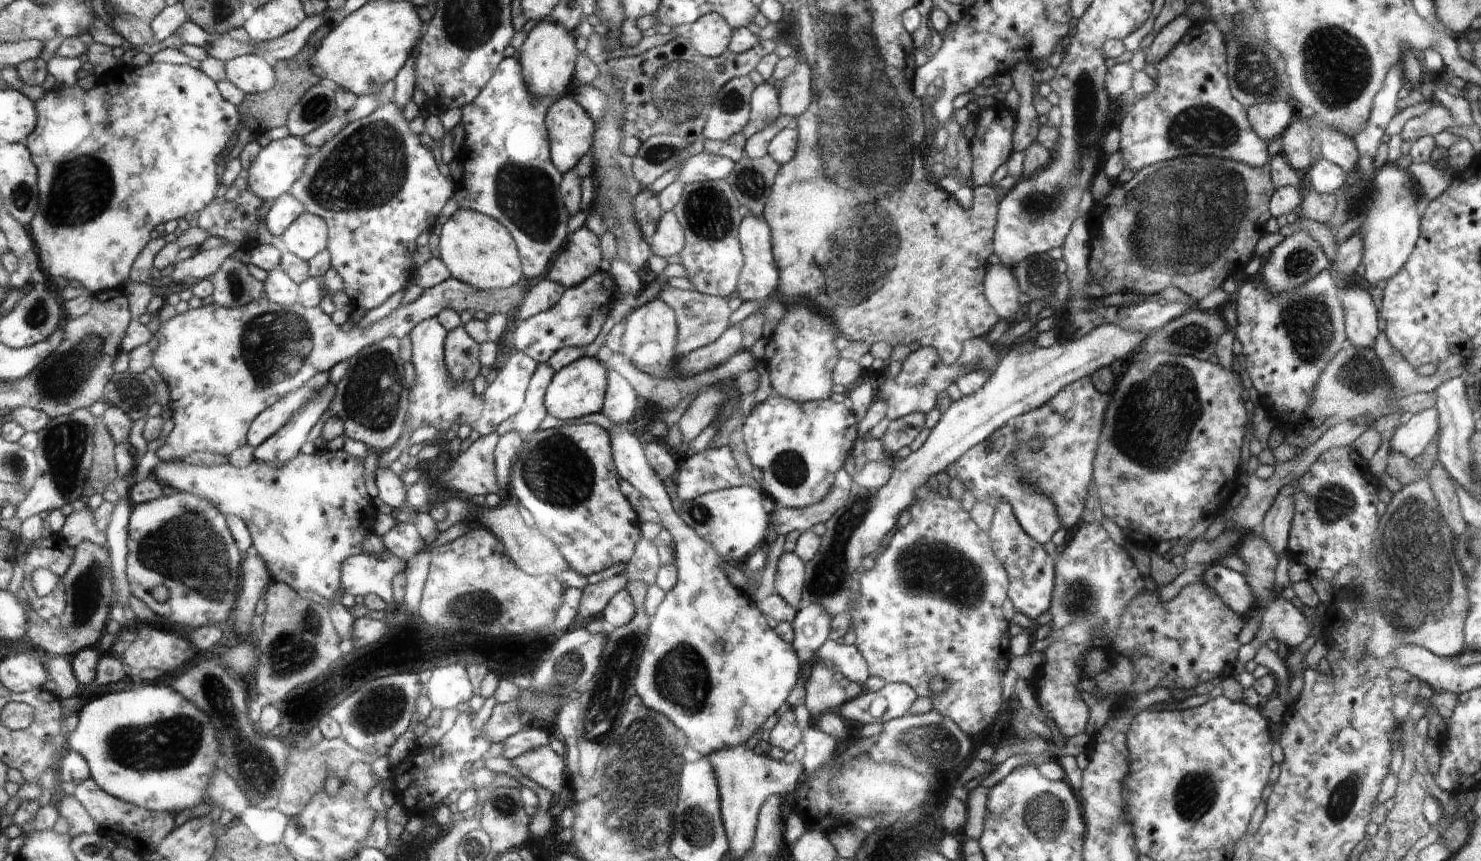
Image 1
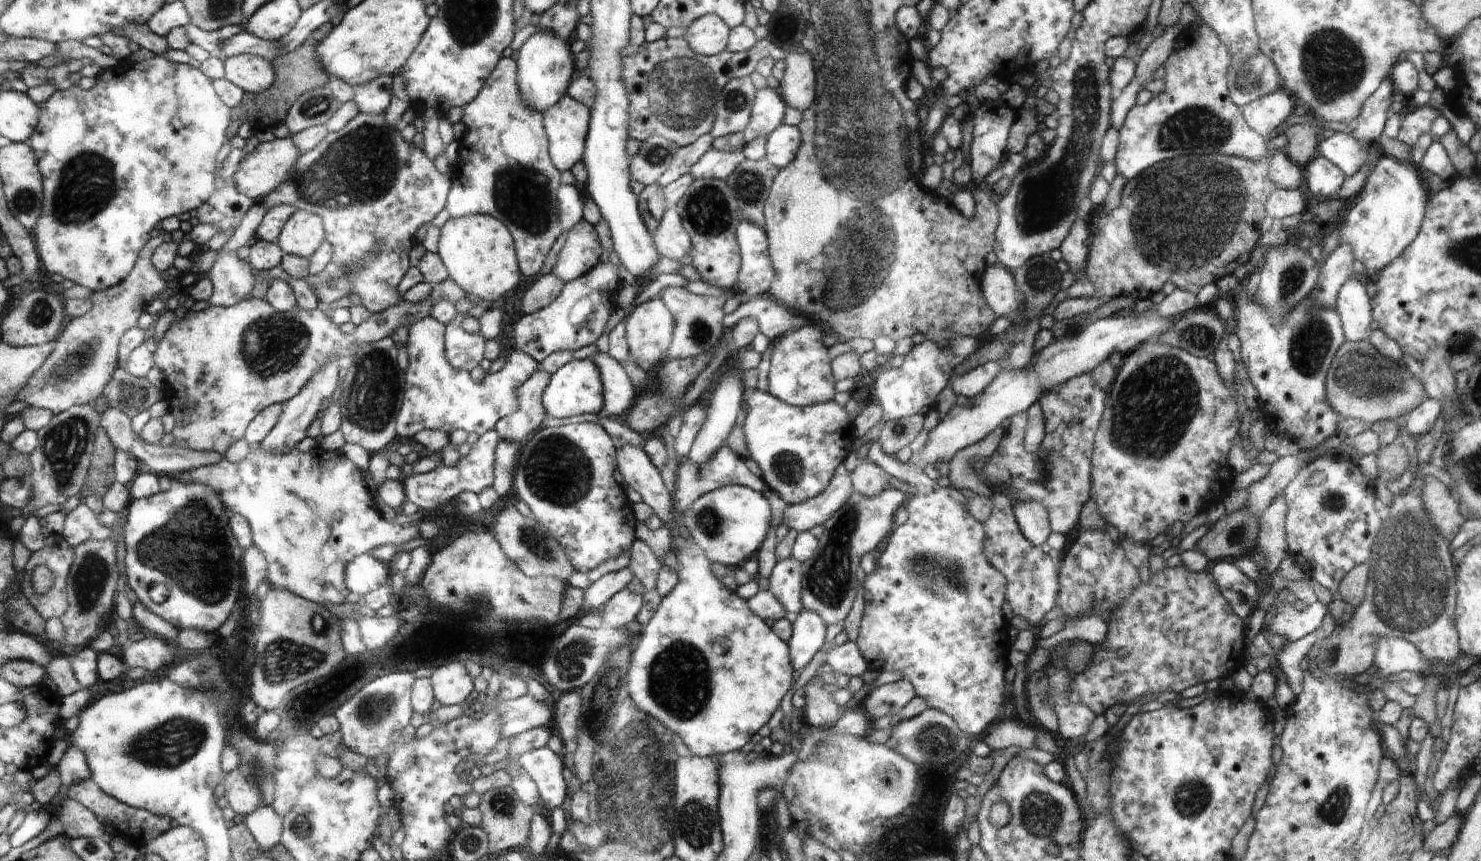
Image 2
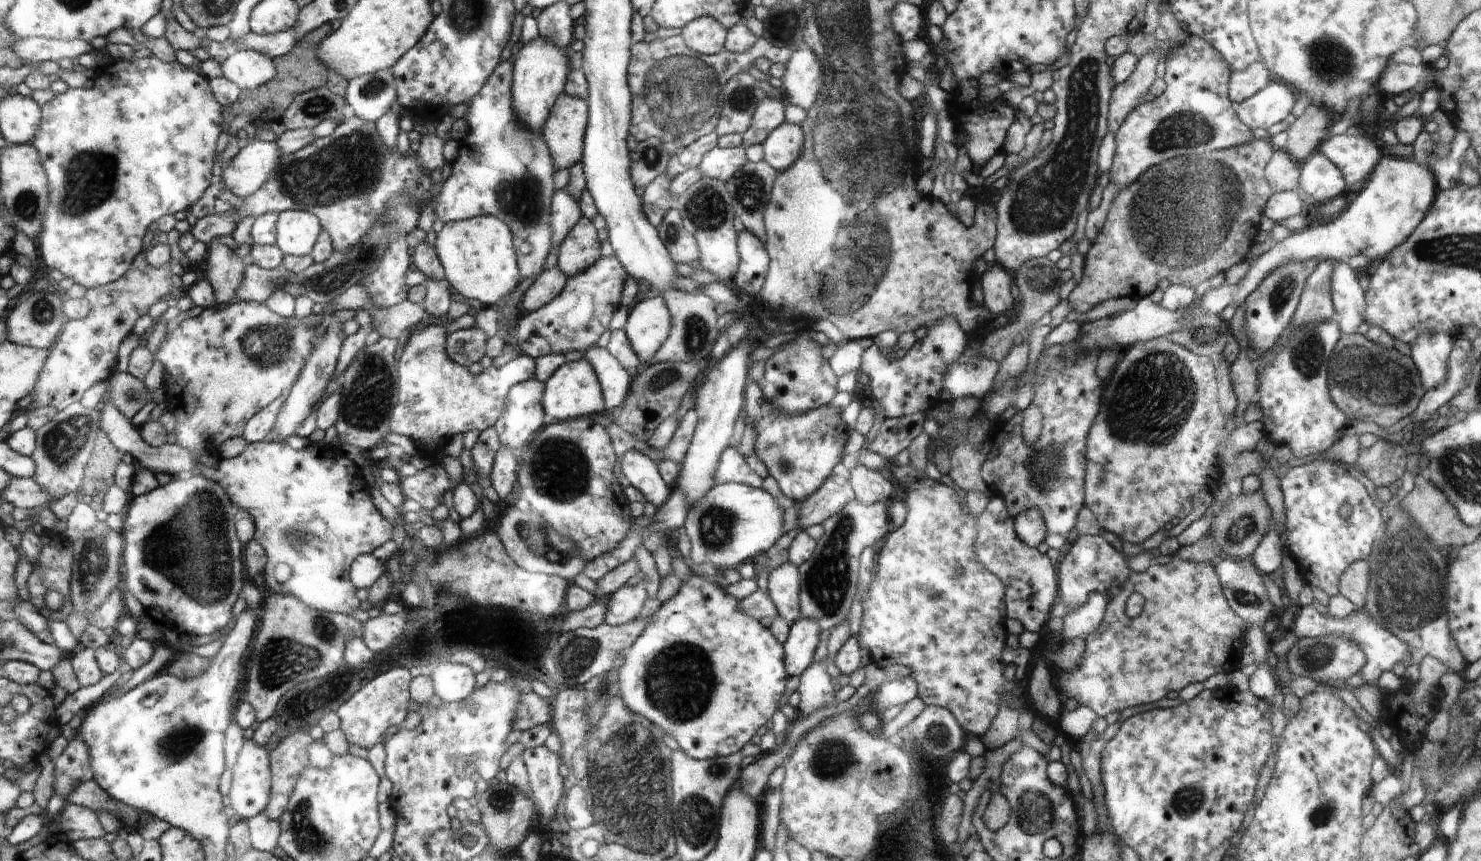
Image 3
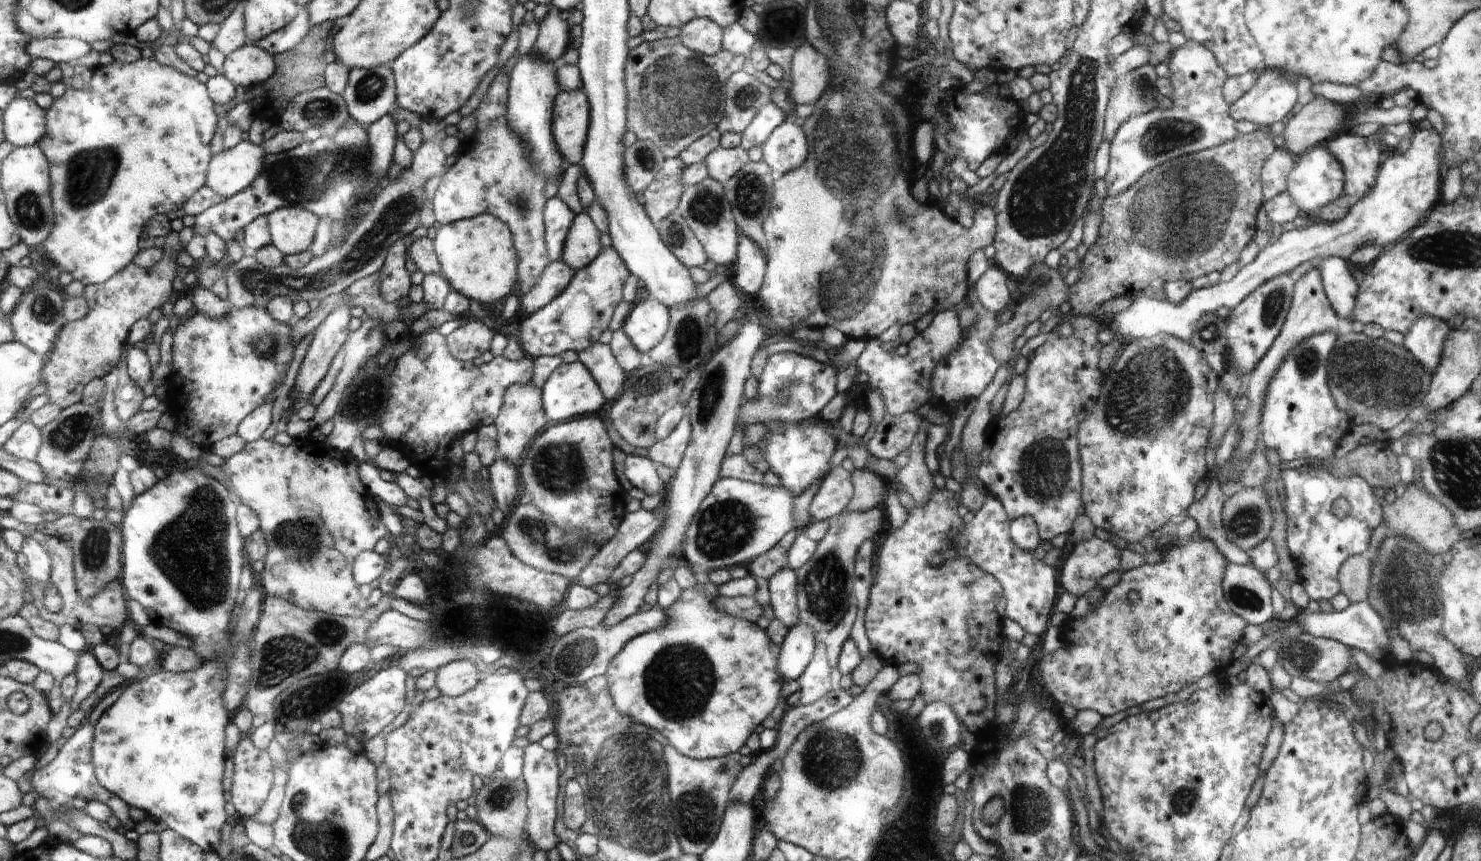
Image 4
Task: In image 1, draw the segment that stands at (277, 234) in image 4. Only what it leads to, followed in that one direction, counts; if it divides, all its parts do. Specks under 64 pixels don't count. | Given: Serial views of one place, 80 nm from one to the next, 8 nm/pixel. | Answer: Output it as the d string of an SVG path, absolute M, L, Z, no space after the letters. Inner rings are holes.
M309 212L301 215L281 234L282 250L297 254L306 262L328 248L329 227L325 219Z

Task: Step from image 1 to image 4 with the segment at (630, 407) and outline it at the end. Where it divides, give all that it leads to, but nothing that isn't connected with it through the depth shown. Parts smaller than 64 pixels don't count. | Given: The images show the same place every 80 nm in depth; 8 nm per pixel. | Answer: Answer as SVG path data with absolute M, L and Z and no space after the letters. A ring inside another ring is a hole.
M594 343L579 353L579 361L589 367L593 377L597 379L598 386L601 386L608 405L621 397L628 375L614 358L609 344Z

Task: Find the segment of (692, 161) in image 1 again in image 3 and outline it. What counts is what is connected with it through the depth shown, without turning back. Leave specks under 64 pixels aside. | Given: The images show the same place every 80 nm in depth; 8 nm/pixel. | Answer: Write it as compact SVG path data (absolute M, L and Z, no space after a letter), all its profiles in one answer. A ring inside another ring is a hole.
M716 145L704 154L697 169L704 177L726 182L746 161L744 147L724 148Z

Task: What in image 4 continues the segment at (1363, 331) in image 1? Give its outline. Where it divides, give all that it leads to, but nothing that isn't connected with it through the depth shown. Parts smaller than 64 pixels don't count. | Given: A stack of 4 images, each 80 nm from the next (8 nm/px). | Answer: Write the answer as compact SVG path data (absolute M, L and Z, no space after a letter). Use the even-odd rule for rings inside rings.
M1338 257L1312 261L1313 268L1321 272L1323 287L1338 317L1354 321L1359 285L1352 277L1353 266Z

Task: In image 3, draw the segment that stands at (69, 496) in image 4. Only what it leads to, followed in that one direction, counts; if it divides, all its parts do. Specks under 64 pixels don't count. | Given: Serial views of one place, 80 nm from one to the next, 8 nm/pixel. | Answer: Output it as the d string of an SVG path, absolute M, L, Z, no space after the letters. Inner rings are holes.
M12 477L2 492L2 500L11 502L14 507L32 510L50 504L52 496L34 477Z

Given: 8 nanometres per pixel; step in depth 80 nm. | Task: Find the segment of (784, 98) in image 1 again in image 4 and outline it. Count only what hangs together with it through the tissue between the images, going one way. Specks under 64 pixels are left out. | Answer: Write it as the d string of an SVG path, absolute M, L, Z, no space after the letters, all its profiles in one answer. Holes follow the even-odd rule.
M810 46L796 48L791 59L788 94L794 105L816 105L830 82L830 60Z

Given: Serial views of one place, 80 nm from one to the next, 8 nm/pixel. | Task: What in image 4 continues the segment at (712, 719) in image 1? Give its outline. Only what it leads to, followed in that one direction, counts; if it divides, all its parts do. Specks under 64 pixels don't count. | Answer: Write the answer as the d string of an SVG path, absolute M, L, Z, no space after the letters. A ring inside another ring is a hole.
M626 455L624 472L632 486L641 488L646 495L661 494L664 497L667 486L662 482L657 469L650 457ZM700 583L692 588L683 590L682 594L676 599L676 602L670 608L664 609L667 612L667 623L629 640L624 645L624 648L614 657L606 672L610 694L614 698L616 708L622 714L626 714L626 716L630 716L636 722L661 732L670 740L670 745L677 751L681 751L683 755L702 760L720 758L730 753L738 753L738 750L746 744L746 738L756 730L756 726L760 726L762 720L774 710L774 706L779 704L780 688L782 688L782 682L784 682L780 671L777 669L781 647L773 642L773 639L764 632L763 628L758 628L761 622L750 623L747 620L733 617L724 612L724 610L720 610L713 599L715 597L711 599L705 595L704 585Z

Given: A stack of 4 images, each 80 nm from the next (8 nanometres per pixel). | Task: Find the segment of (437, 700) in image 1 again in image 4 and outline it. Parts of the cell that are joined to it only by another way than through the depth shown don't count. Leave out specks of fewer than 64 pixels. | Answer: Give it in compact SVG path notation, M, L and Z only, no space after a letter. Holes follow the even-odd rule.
M460 659L436 670L435 686L442 695L459 697L474 688L482 678L476 664Z

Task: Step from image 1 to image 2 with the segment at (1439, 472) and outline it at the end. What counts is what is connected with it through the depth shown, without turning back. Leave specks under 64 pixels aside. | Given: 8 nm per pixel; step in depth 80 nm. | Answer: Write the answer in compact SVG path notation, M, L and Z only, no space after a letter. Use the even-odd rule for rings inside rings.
M1428 475L1424 482L1423 501L1427 514L1432 518L1434 526L1438 527L1444 538L1451 543L1465 522L1459 504L1444 481Z

